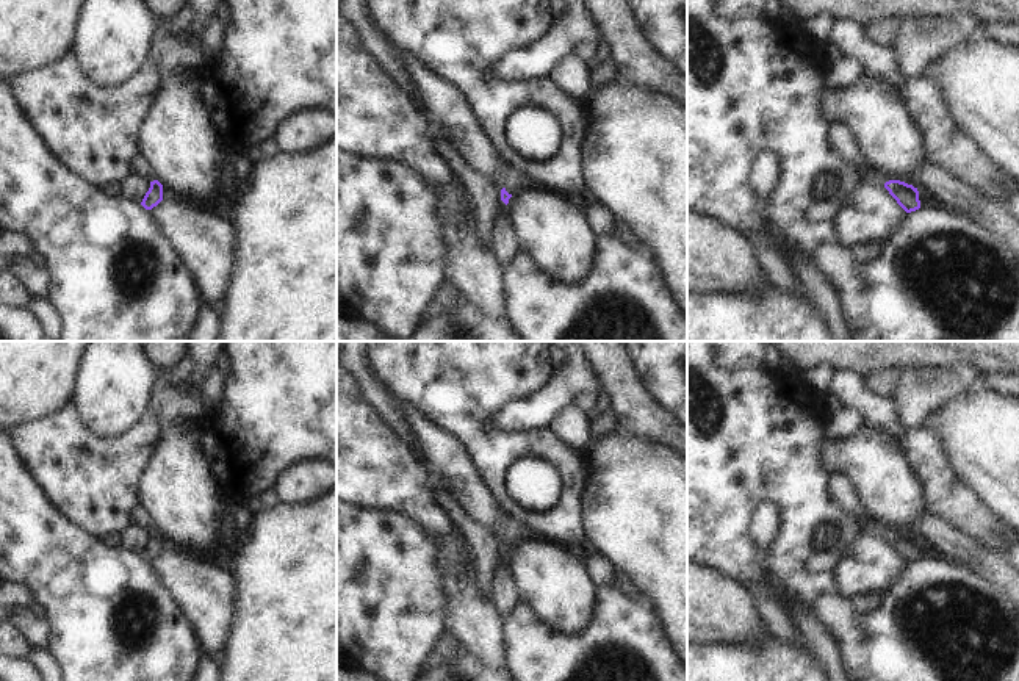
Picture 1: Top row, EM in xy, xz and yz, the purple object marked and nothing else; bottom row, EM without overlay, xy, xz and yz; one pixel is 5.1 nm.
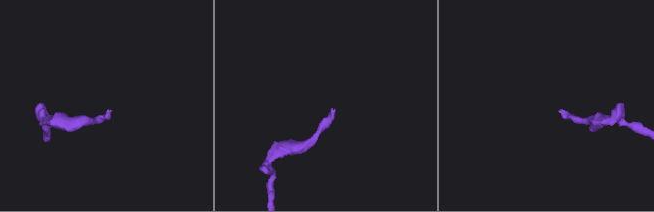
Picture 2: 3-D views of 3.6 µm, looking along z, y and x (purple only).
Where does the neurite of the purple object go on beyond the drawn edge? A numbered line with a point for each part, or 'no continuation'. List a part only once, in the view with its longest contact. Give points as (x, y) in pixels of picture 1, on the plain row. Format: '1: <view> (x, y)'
no continuation

